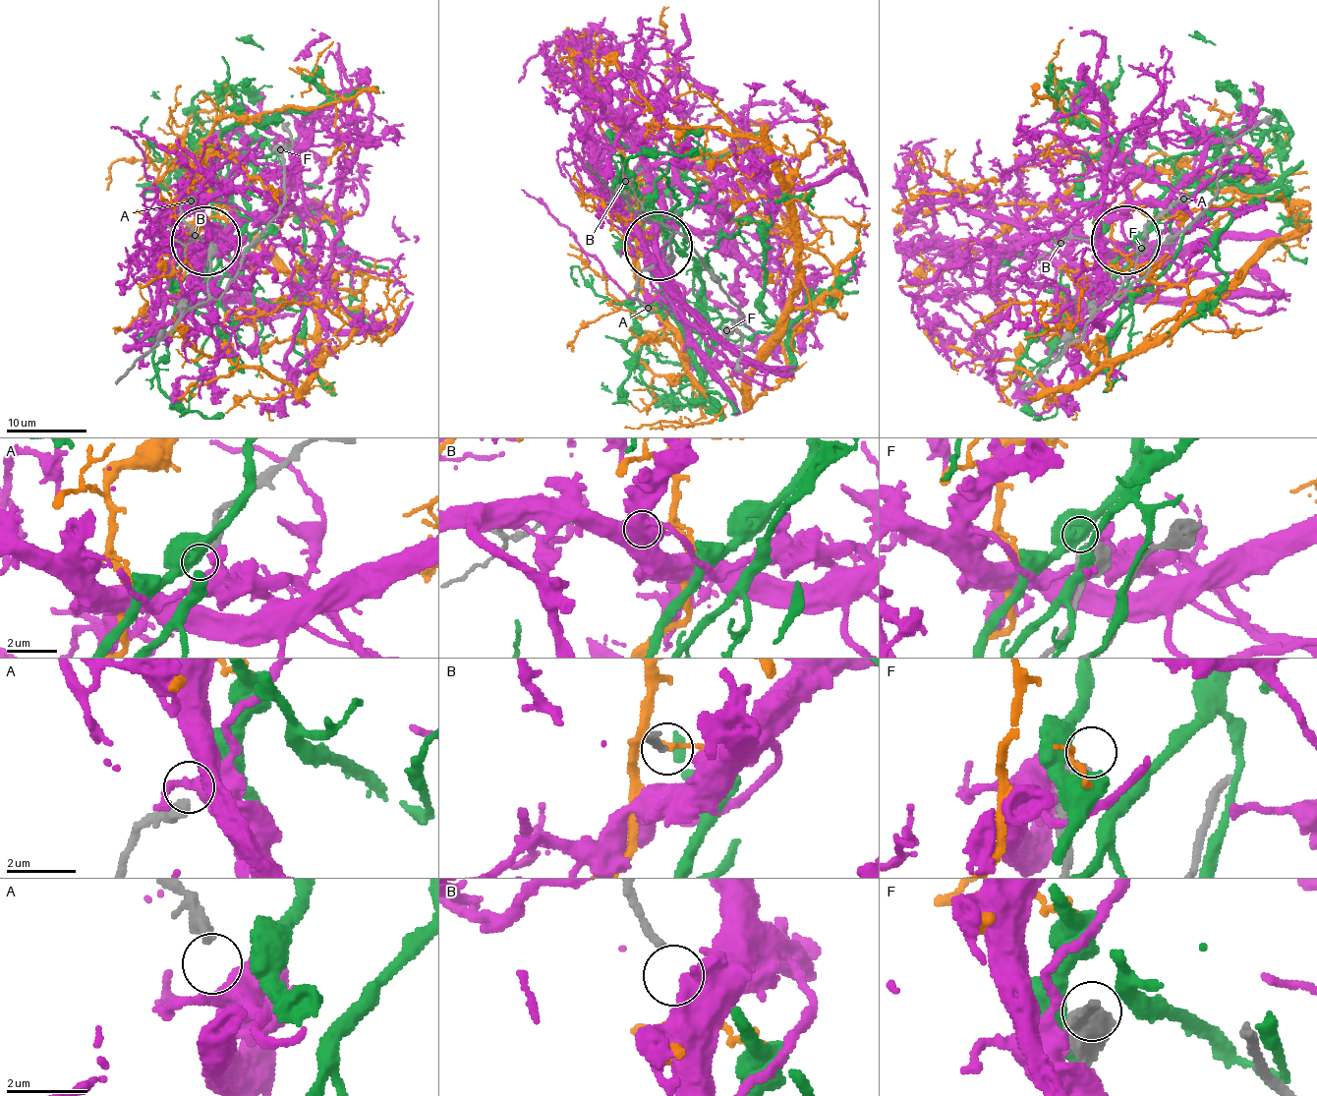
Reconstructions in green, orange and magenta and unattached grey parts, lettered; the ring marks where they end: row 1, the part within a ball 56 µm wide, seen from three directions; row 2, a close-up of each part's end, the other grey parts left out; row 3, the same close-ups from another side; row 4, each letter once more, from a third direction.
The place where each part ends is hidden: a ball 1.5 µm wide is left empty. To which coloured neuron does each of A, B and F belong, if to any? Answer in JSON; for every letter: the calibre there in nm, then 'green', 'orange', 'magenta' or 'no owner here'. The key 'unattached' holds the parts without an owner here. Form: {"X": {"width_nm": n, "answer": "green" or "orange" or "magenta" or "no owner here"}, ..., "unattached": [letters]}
{"A": {"width_nm": 240, "answer": "magenta"}, "B": {"width_nm": 180, "answer": "orange"}, "F": {"width_nm": 600, "answer": "no owner here"}, "unattached": ["F"]}

